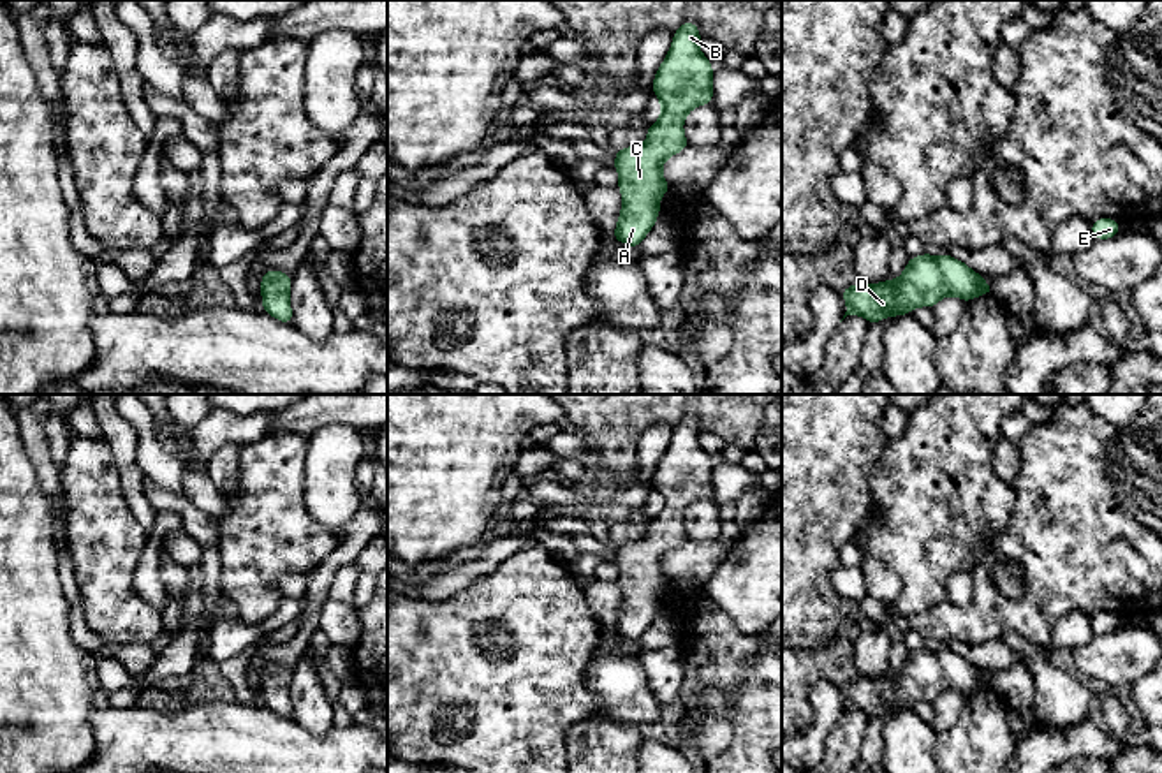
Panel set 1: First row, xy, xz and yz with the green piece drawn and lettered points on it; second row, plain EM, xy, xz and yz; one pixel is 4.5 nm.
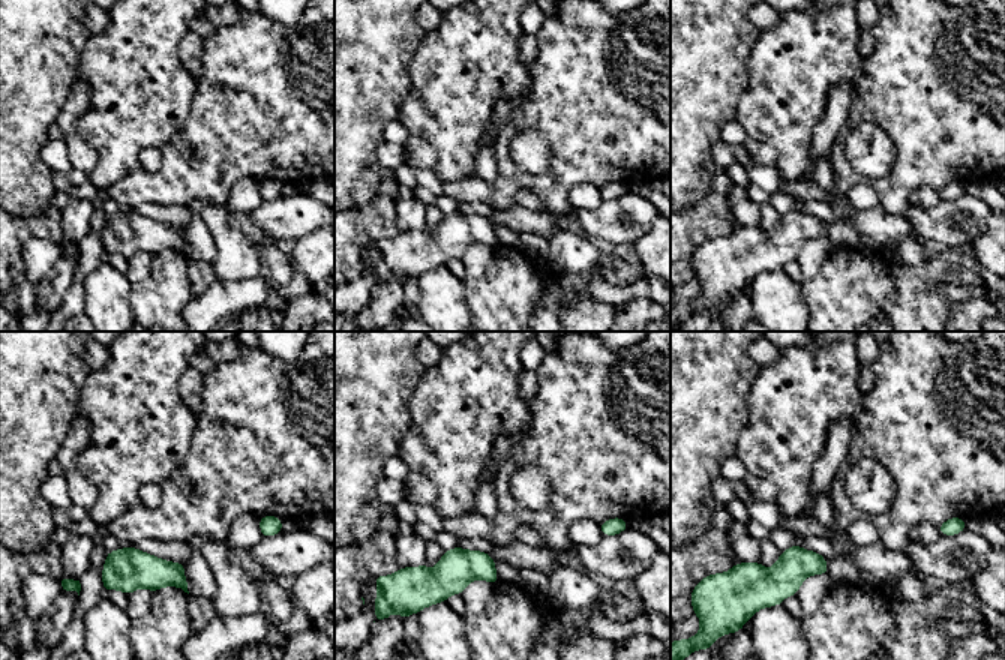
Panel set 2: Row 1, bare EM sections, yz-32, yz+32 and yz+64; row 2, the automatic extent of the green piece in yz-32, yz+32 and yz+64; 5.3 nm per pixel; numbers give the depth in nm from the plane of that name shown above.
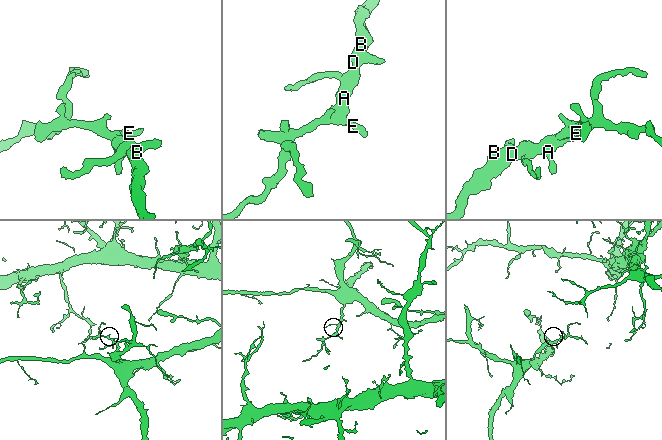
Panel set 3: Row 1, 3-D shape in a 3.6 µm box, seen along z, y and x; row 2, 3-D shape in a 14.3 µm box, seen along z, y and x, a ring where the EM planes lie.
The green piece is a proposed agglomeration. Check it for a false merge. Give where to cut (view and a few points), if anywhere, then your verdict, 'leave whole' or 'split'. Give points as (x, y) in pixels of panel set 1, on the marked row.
cut none; leave whole

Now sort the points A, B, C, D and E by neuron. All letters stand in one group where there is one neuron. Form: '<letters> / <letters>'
A B C D E

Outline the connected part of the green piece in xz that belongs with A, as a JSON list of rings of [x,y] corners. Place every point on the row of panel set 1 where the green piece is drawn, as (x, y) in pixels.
[[[694,21],[683,23],[673,33],[671,49],[653,76],[660,118],[646,129],[646,143],[614,153],[623,204],[613,236],[623,245],[639,248],[655,225],[658,201],[671,190],[662,164],[688,146],[683,132],[687,114],[713,102],[713,62],[701,53],[701,39]]]

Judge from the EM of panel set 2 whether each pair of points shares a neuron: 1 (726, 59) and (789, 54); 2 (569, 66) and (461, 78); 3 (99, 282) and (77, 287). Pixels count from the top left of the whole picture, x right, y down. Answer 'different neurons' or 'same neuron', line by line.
1: different neurons
2: different neurons
3: different neurons

